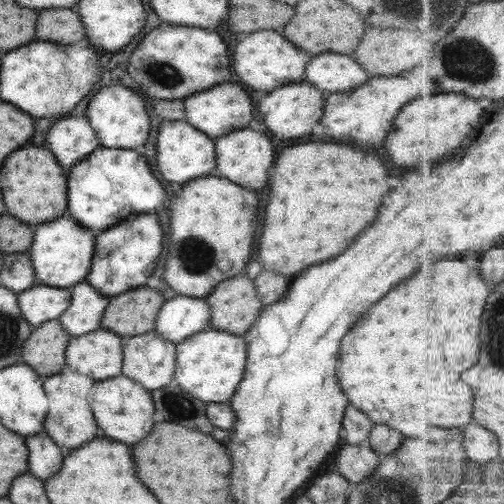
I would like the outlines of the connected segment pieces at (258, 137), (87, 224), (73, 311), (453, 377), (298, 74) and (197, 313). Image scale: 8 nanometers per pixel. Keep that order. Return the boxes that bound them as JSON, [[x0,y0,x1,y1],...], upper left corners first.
[[214,128,275,188],[67,147,163,232],[58,283,108,336],[335,260,491,438],[230,30,309,93],[154,294,210,343]]

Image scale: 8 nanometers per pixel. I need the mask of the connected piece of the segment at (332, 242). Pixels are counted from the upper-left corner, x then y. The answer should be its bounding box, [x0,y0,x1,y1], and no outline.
[257,144,389,276]

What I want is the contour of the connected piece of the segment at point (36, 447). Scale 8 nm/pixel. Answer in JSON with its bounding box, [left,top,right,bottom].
[24,431,63,480]

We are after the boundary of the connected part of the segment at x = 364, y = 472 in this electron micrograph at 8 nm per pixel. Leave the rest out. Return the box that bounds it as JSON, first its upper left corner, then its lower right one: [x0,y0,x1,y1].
[334,444,380,486]

